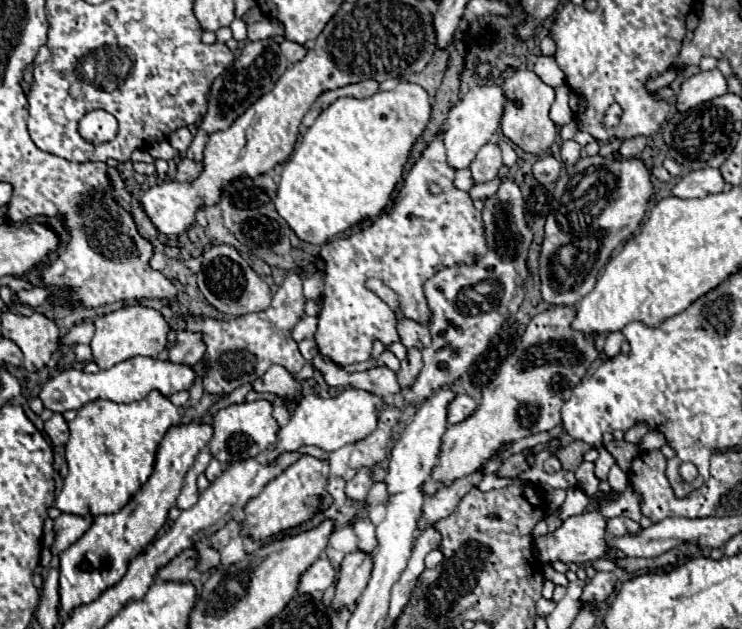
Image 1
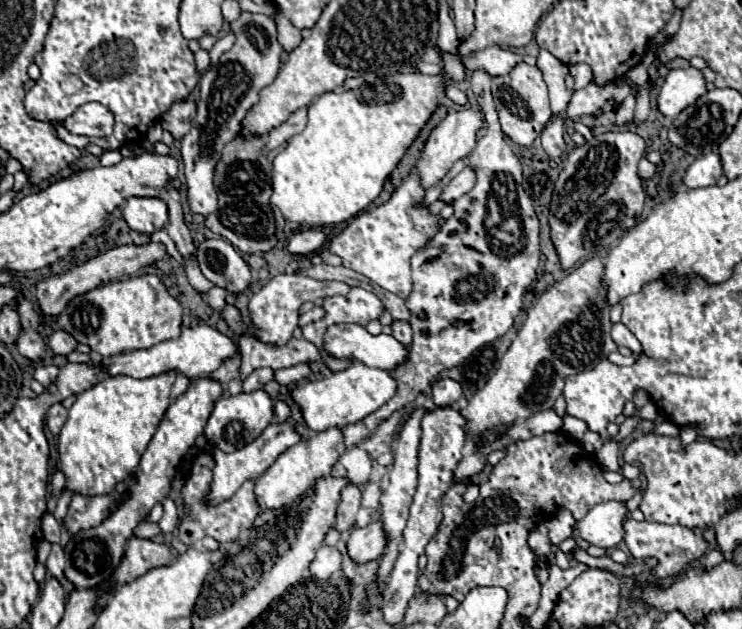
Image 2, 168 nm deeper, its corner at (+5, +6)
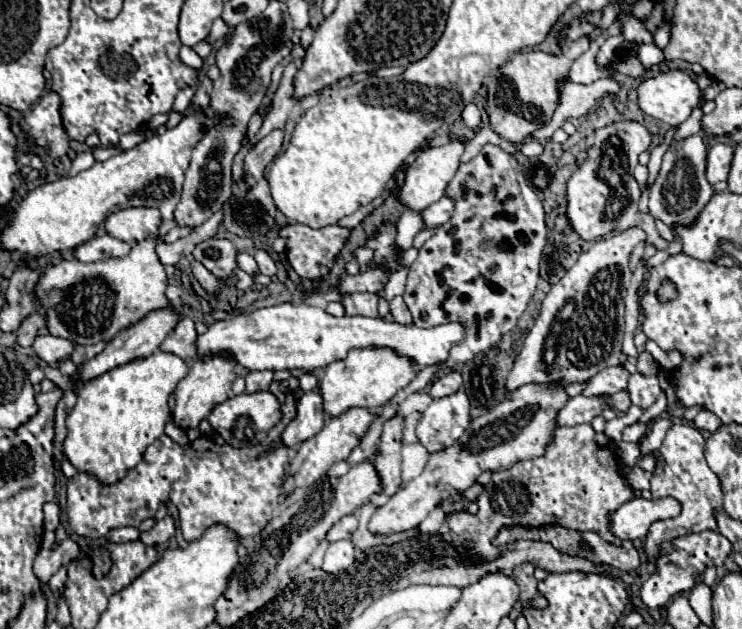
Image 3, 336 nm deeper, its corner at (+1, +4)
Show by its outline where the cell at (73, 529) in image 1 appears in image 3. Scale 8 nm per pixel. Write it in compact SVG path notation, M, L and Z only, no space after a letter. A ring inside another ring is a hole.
M287 393L281 413L281 421L257 447L233 449L229 445L217 445L209 437L199 437L189 447L179 447L167 435L161 435L147 447L141 463L129 471L121 483L101 485L91 475L77 473L67 485L67 515L71 529L81 537L97 539L117 527L139 527L143 519L155 515L159 503L167 503L171 499L171 503L179 509L185 541L201 539L203 533L217 523L225 525L243 539L257 535L279 505L277 497L287 463L287 449L275 447L263 459L257 459L257 451L261 451L261 447L277 445L281 431L287 427L289 419L293 419L295 399L291 393Z

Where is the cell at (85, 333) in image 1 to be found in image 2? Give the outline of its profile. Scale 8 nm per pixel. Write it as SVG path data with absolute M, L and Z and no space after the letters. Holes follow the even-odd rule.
M57 329L57 331L53 331L53 335L49 337L49 347L51 347L51 351L53 351L55 355L67 355L67 353L71 353L71 351L77 347L77 341L75 341L69 333Z

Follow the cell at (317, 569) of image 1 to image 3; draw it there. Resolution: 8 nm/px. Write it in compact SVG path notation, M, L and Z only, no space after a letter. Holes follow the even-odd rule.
M351 541L331 543L325 553L325 561L323 561L321 569L327 573L339 573L343 569L349 569L355 561L353 555L355 555L355 547L351 545Z

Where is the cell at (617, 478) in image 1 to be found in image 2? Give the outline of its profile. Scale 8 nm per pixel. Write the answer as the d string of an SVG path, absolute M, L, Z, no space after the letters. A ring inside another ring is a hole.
M607 441L607 443L603 443L603 447L597 451L599 465L603 469L607 469L607 471L619 471L617 453L619 453L619 441Z

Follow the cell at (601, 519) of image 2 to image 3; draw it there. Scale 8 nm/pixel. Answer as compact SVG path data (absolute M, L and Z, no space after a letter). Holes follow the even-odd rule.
M637 497L623 503L609 515L609 529L621 541L625 539L635 541L647 535L649 523L653 523L653 519L673 517L677 515L677 511L679 507L677 503L673 503L673 499L653 501L653 499Z

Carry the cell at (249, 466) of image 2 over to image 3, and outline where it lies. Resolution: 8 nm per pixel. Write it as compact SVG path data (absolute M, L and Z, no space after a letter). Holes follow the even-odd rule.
M303 393L297 401L297 415L281 433L281 445L297 447L299 443L315 437L323 427L325 415L319 393Z

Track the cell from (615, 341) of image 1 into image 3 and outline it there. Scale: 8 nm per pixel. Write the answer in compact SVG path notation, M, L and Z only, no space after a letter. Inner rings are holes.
M647 341L647 351L653 355L653 359L657 359L657 363L661 365L663 371L671 371L673 367L677 367L681 363L681 353L677 353L677 351L665 353L663 349L659 349L659 345L655 341Z

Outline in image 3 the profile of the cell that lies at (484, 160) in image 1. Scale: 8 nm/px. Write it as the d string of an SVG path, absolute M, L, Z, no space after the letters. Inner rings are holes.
M441 197L437 203L433 203L431 207L427 207L423 211L425 215L425 227L433 227L433 225L443 225L451 215L453 215L453 207L455 201L451 197Z

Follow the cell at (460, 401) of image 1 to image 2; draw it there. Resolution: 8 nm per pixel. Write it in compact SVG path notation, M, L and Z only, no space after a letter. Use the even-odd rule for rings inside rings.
M449 377L445 379L439 379L435 385L433 385L433 403L437 407L445 407L445 405L453 405L459 397L463 395L461 391L461 385Z

